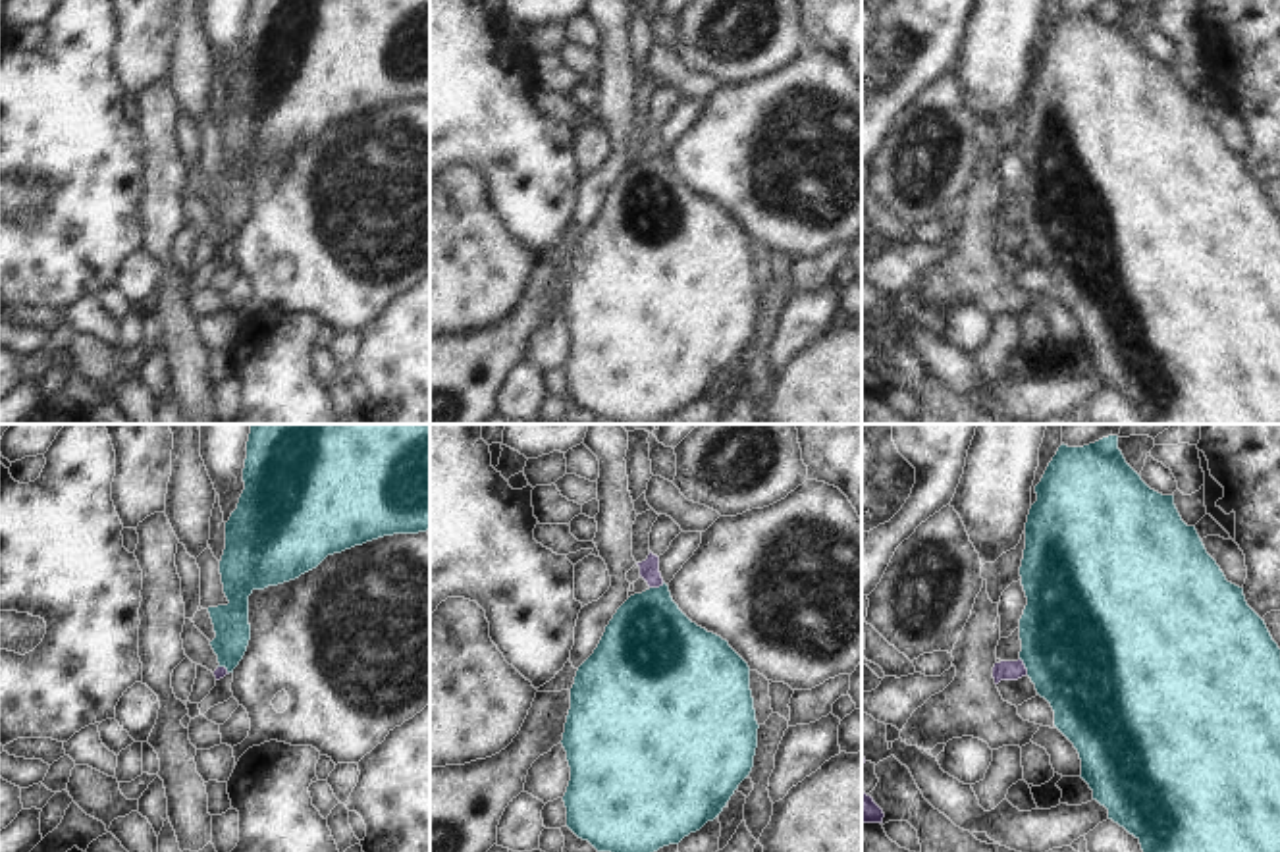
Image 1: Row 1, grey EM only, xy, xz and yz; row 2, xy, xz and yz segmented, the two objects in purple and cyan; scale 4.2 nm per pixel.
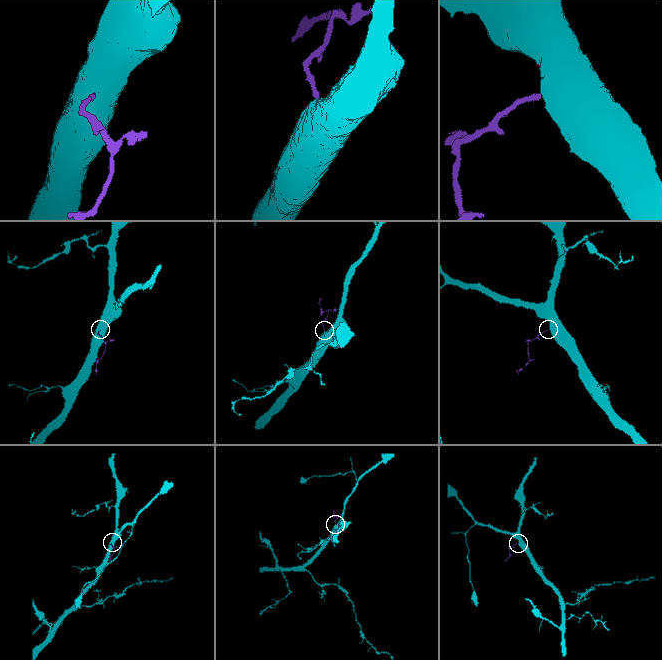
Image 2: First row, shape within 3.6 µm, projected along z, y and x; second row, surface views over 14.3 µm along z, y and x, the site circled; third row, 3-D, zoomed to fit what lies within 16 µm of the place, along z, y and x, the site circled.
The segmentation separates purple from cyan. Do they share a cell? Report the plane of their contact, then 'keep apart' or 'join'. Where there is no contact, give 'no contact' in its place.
meets purple in xz; keep apart

